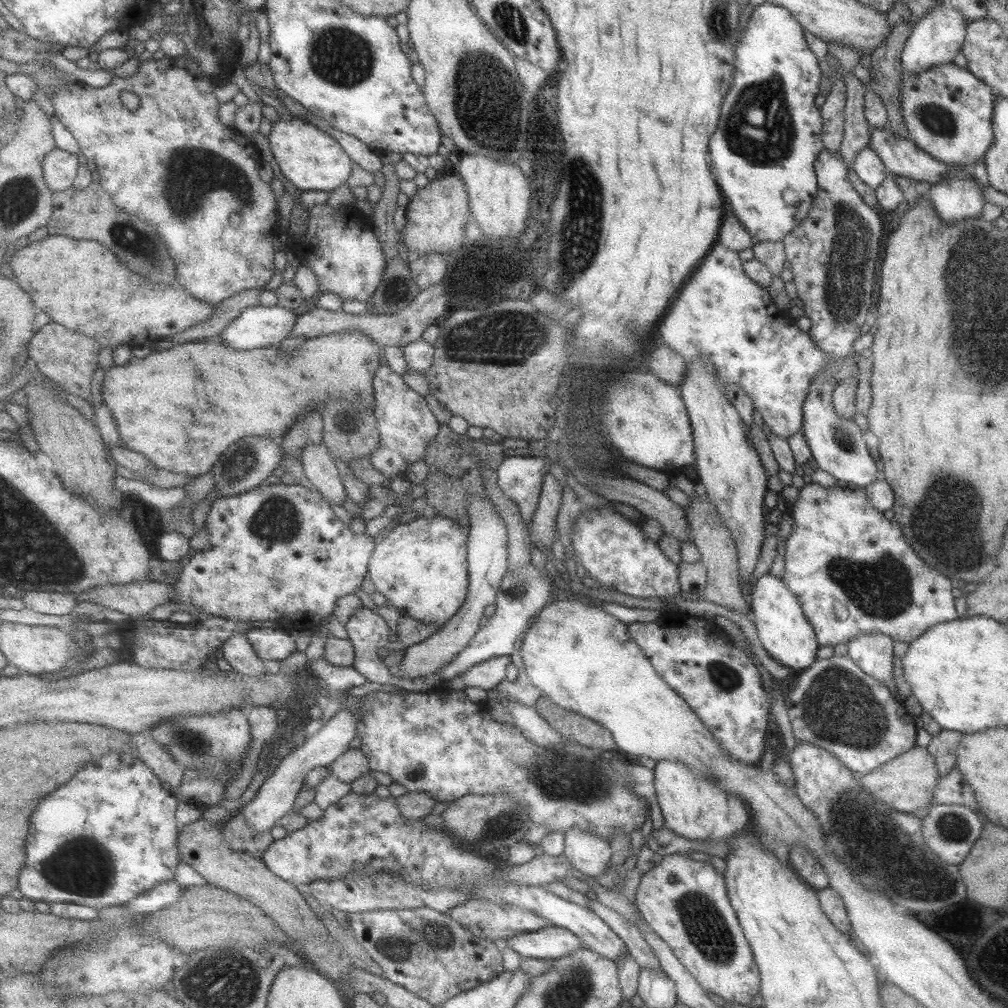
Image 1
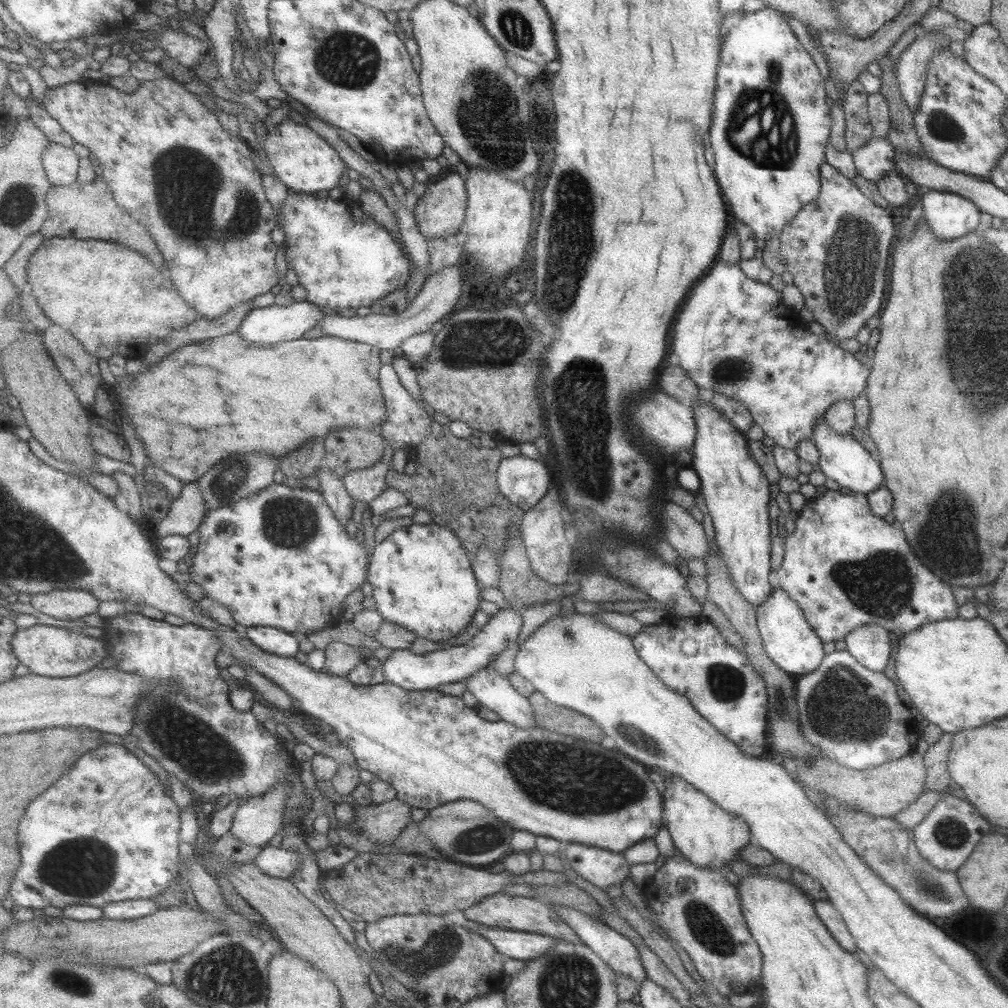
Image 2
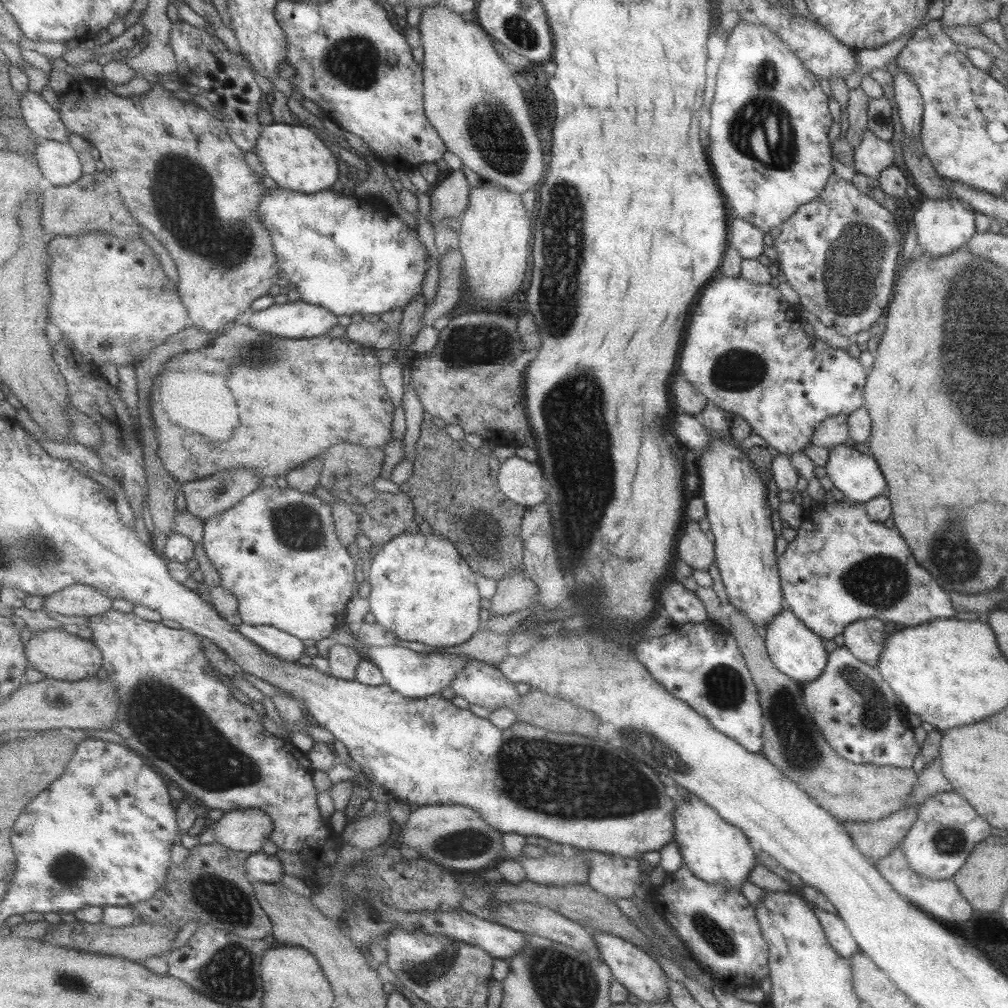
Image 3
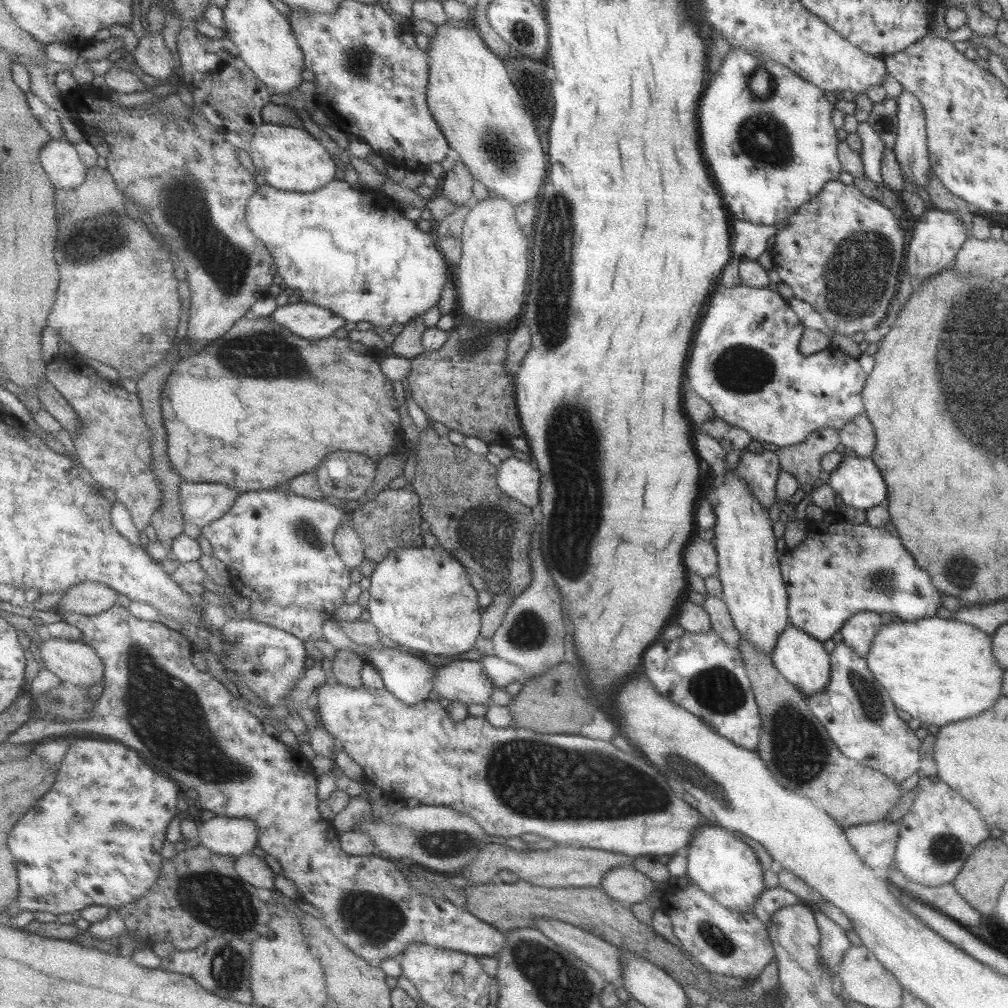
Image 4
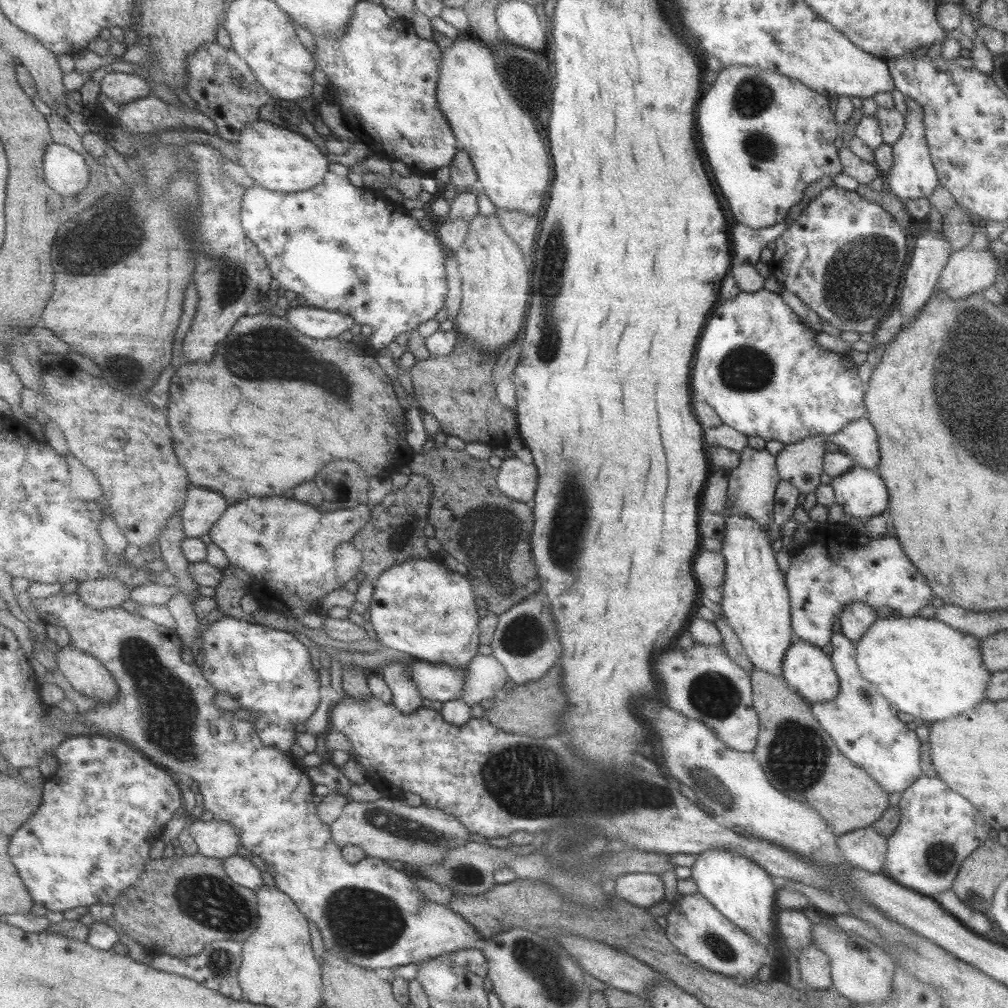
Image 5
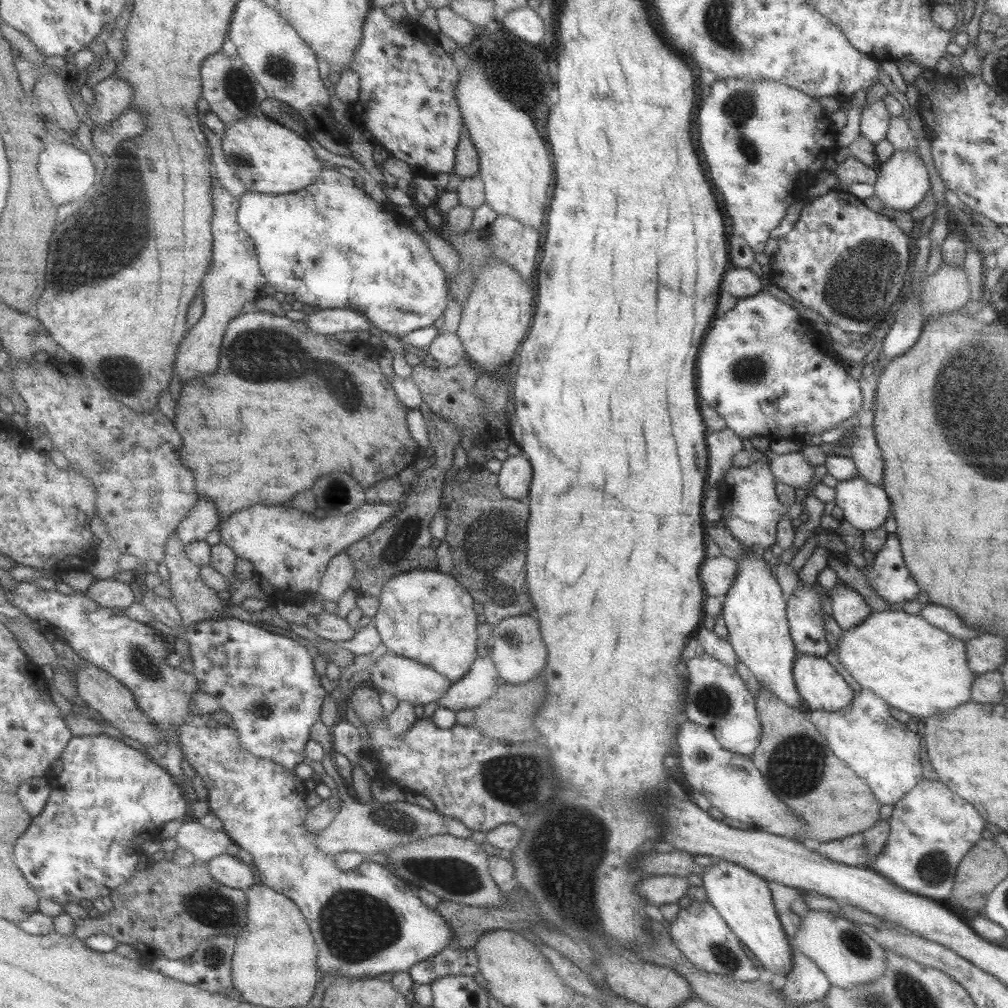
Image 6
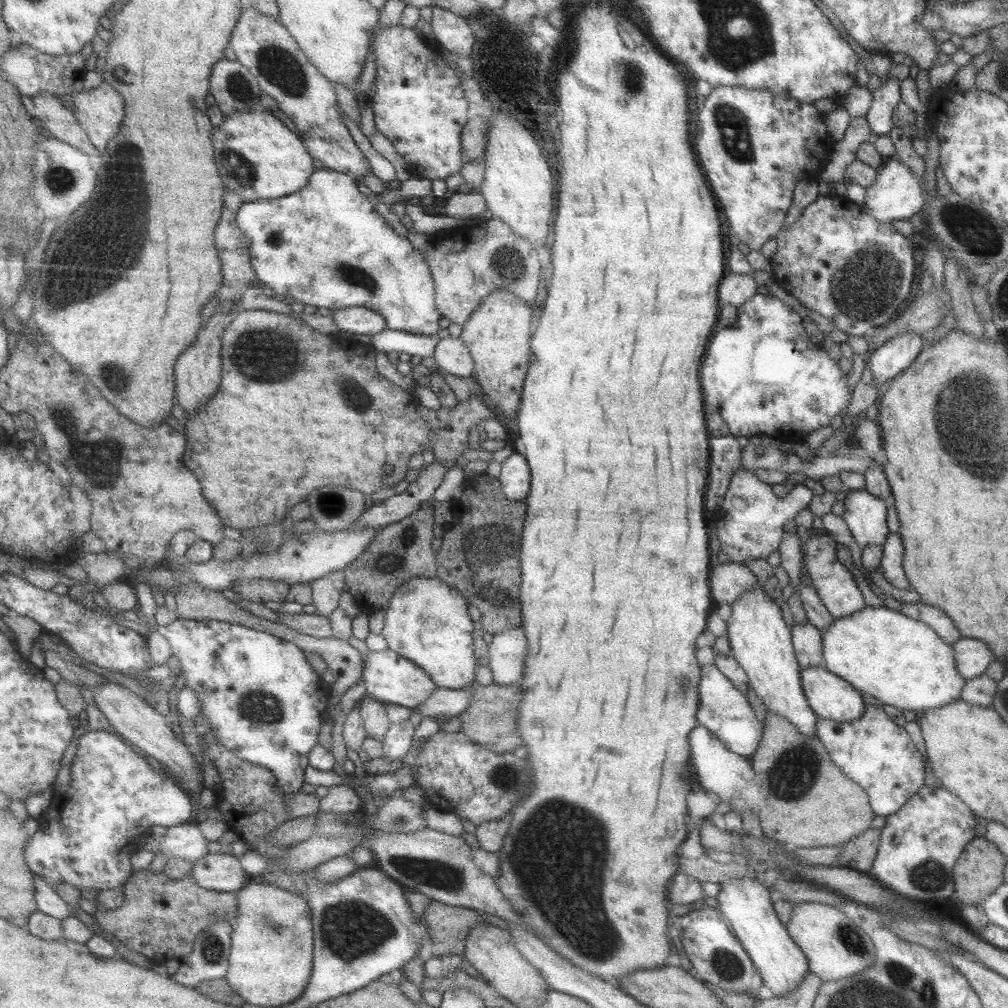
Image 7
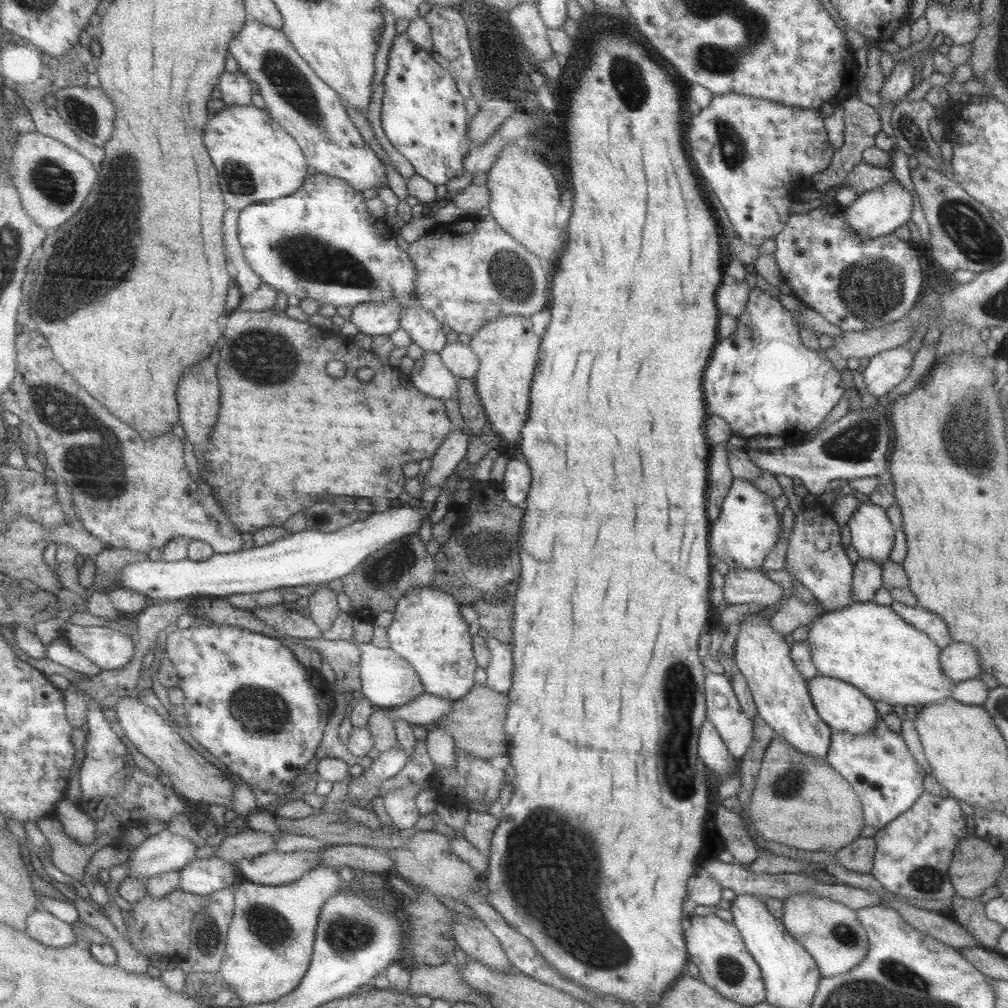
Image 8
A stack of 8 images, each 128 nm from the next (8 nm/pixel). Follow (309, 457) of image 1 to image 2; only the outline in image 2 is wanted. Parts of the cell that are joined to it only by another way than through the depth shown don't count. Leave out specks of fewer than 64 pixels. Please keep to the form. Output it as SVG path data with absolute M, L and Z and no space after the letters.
M323 466L317 474L323 496L327 504L335 511L335 516L344 524L349 524L353 516L353 497L347 490L344 479L333 470Z

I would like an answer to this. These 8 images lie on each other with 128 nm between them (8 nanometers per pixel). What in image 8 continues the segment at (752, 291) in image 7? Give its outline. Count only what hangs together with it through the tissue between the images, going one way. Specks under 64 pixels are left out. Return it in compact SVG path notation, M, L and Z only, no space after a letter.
M724 274L717 291L715 291L715 308L717 308L718 316L737 317L743 314L747 305L749 295L749 286L743 282L735 282L731 276Z

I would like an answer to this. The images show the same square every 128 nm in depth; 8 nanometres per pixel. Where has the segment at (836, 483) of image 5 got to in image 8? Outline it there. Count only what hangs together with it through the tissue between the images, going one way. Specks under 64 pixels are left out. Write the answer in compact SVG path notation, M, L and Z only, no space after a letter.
M871 501L860 502L846 522L850 544L861 560L880 565L889 561L895 526L889 523L885 509Z

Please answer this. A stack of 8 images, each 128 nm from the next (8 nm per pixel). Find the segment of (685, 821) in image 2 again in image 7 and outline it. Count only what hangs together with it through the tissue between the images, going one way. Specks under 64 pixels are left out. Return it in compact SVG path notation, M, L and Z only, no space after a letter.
M727 880L719 882L719 894L714 898L717 900L718 911L727 918L734 937L741 943L745 952L749 955L753 966L762 978L763 989L772 992L775 996L783 996L790 993L802 981L808 970L808 962L799 947L791 940L787 929L775 914L772 907L773 898L767 892L767 888L756 880Z

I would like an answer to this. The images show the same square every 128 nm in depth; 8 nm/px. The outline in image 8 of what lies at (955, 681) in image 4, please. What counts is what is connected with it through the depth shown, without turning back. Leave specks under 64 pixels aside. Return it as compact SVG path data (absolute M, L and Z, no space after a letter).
M854 602L843 610L823 612L811 622L805 639L819 675L847 682L872 701L923 706L951 696L954 682L941 670L936 642L888 606Z

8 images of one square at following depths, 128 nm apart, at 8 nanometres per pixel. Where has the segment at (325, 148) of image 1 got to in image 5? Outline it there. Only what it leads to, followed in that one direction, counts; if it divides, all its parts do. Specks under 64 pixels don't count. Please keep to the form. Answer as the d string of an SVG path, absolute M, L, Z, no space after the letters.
M260 119L242 130L237 148L239 164L255 180L255 184L269 190L294 193L315 188L329 173L330 158L318 144L307 136Z

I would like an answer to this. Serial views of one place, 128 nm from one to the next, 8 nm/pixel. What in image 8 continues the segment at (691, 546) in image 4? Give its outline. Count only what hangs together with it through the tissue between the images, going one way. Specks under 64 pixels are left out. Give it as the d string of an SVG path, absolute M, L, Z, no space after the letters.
M729 569L723 575L722 596L726 599L727 604L763 604L771 606L781 600L783 596L783 587L769 580L760 569Z

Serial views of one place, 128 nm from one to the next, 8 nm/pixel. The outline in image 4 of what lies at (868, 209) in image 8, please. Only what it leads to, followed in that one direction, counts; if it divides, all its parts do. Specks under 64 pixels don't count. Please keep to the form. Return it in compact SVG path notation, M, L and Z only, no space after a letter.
M903 89L895 99L898 129L892 151L902 170L903 190L913 191L911 184L924 189L931 168L922 106L914 94Z

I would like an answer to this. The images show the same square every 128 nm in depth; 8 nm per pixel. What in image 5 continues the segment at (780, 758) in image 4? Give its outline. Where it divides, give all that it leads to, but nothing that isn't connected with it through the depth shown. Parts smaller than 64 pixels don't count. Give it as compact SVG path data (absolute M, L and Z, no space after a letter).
M751 667L749 672L750 686L752 689L752 705L758 716L758 737L753 758L761 766L767 781L775 786L779 792L793 800L805 800L811 810L819 812L825 818L828 830L835 836L846 832L873 825L890 807L888 794L879 788L869 774L853 766L844 758L831 737L821 728L819 722L811 712L810 703L800 697L781 677L764 673L762 670Z

